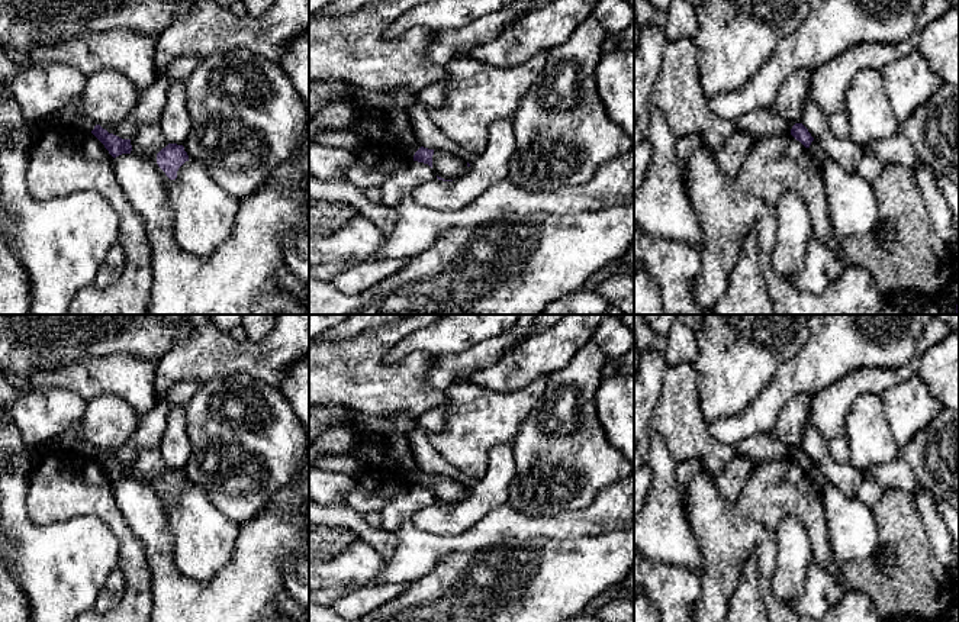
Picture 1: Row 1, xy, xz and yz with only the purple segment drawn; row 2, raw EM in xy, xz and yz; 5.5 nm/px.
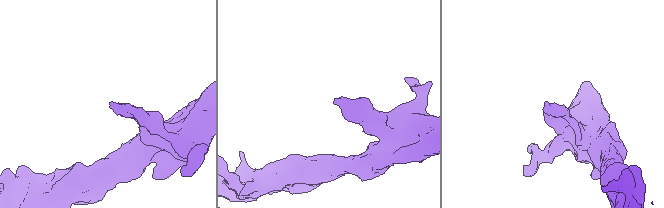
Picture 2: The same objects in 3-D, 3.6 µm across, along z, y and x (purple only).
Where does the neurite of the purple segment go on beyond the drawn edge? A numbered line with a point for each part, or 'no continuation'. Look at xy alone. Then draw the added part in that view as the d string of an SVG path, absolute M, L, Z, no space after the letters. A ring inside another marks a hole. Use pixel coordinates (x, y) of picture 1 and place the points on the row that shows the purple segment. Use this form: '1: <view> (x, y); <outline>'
no continuation

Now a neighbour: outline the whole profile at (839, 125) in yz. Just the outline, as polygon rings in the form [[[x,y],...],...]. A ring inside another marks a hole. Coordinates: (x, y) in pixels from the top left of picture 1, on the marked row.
[[[844,110],[836,112],[828,116],[828,123],[831,132],[837,138],[849,138],[849,122],[847,122],[847,113]]]

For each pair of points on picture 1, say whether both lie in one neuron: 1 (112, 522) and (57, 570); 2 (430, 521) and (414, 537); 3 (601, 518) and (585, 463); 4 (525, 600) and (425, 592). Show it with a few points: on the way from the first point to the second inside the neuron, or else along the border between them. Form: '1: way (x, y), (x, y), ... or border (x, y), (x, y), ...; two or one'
1: border (76, 515), (97, 516), (116, 537), (119, 558); two
2: border (411, 521), (421, 529), (440, 535), (453, 535); two
3: border (618, 480), (607, 486), (588, 505), (565, 512); two
4: way (501, 600), (450, 600); one

